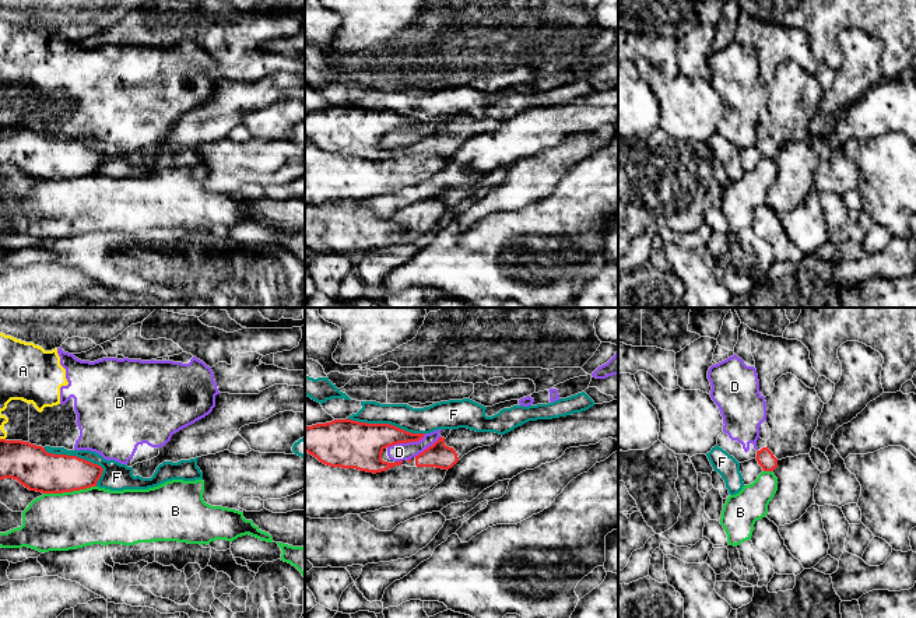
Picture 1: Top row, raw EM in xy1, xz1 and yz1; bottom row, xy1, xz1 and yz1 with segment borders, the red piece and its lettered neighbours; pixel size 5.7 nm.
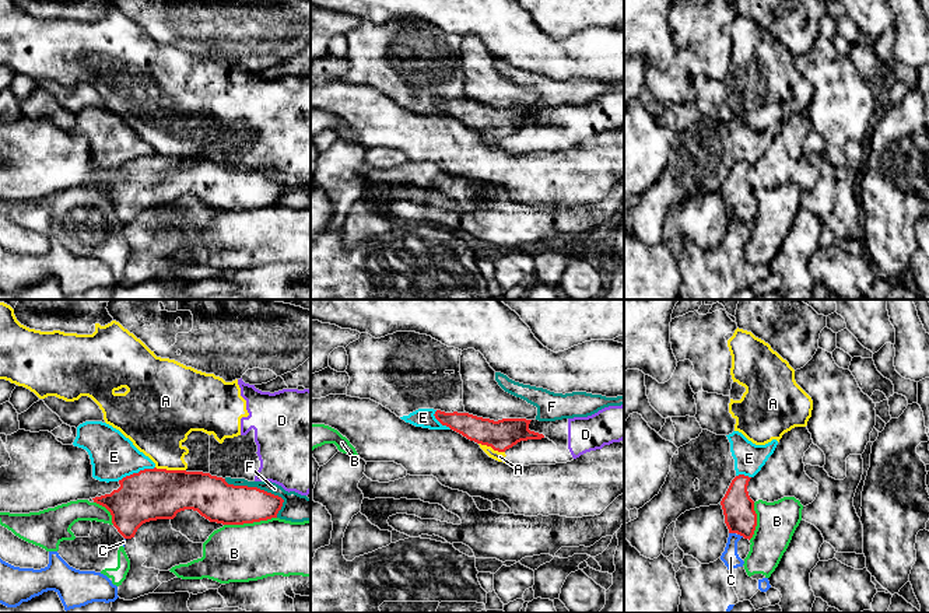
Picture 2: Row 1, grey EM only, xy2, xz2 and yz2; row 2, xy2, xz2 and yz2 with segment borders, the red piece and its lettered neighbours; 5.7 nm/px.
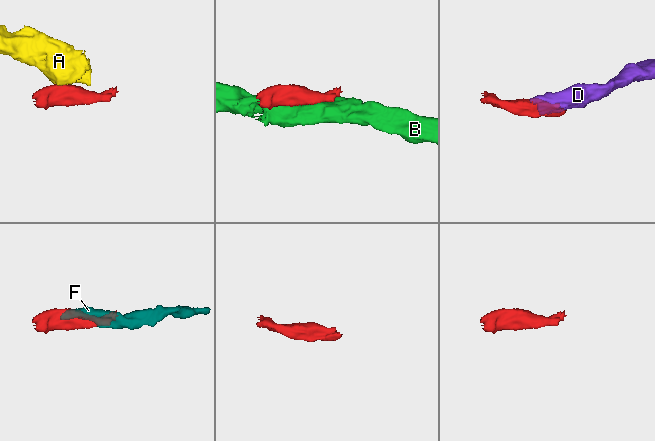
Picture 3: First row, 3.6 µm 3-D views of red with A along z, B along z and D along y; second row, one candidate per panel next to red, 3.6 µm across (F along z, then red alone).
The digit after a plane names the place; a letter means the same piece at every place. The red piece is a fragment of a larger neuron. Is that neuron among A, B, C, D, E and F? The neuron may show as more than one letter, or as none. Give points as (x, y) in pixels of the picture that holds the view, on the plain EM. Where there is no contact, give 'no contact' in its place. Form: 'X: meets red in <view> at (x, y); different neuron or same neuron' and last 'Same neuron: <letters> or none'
A: meets red in xy2 at (171, 157); different neuron
B: meets red in xy1 at (69, 178); different neuron
C: meets red in yz2 at (732, 219); different neuron
D: meets red in xz1 at (406, 129); different neuron
E: meets red in xy2 at (136, 160); different neuron
F: meets red in xz1 at (385, 111); different neuron
Same neuron: none

